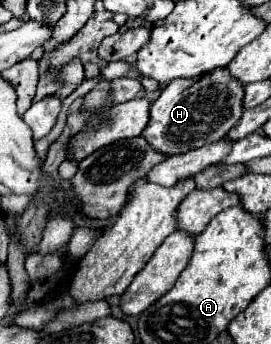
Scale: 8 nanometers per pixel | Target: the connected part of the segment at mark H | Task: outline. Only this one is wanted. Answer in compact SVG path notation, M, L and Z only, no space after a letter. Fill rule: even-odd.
M219 69L219 71L211 71L211 75L203 75L199 79L175 79L171 85L167 85L159 99L151 105L149 111L149 123L143 129L143 137L147 139L147 143L163 155L181 155L185 151L191 149L199 149L207 143L215 143L219 139L223 139L227 135L227 131L239 121L243 107L241 107L241 99L243 99L243 87L241 83L235 83L229 75L227 69Z

